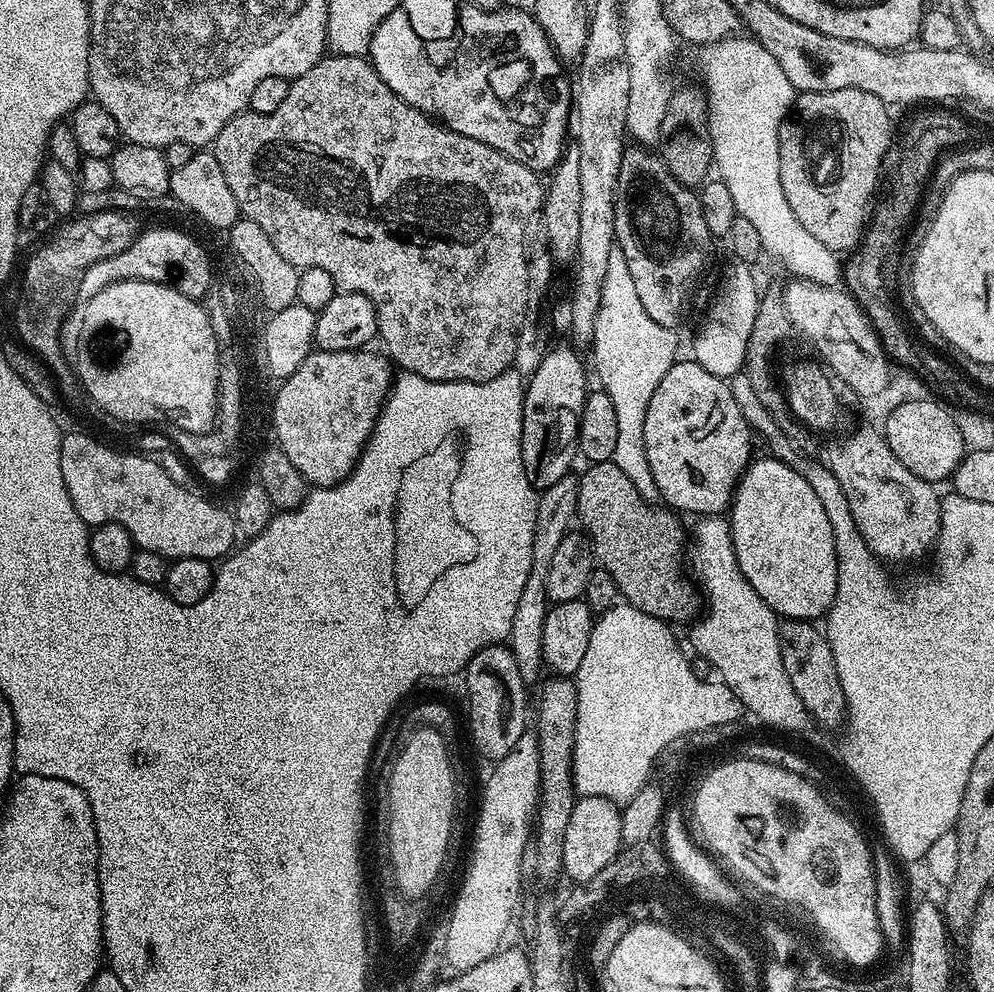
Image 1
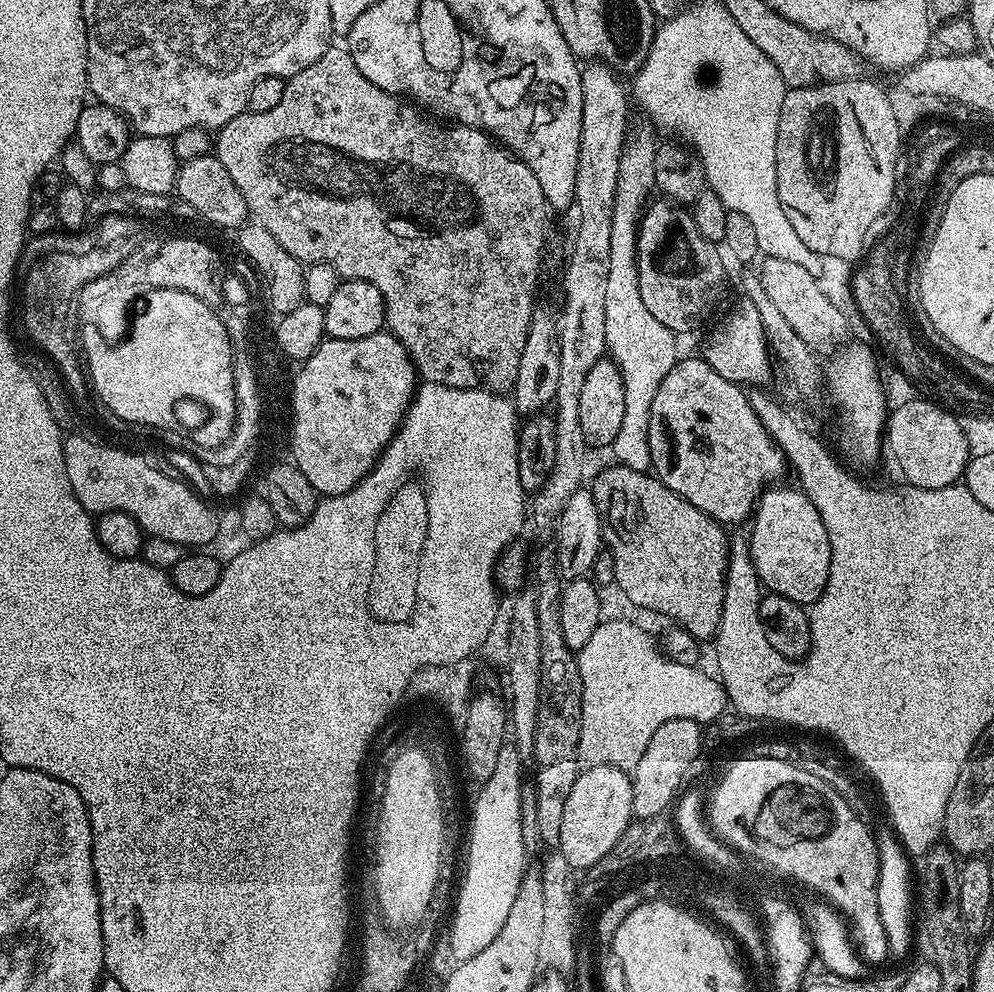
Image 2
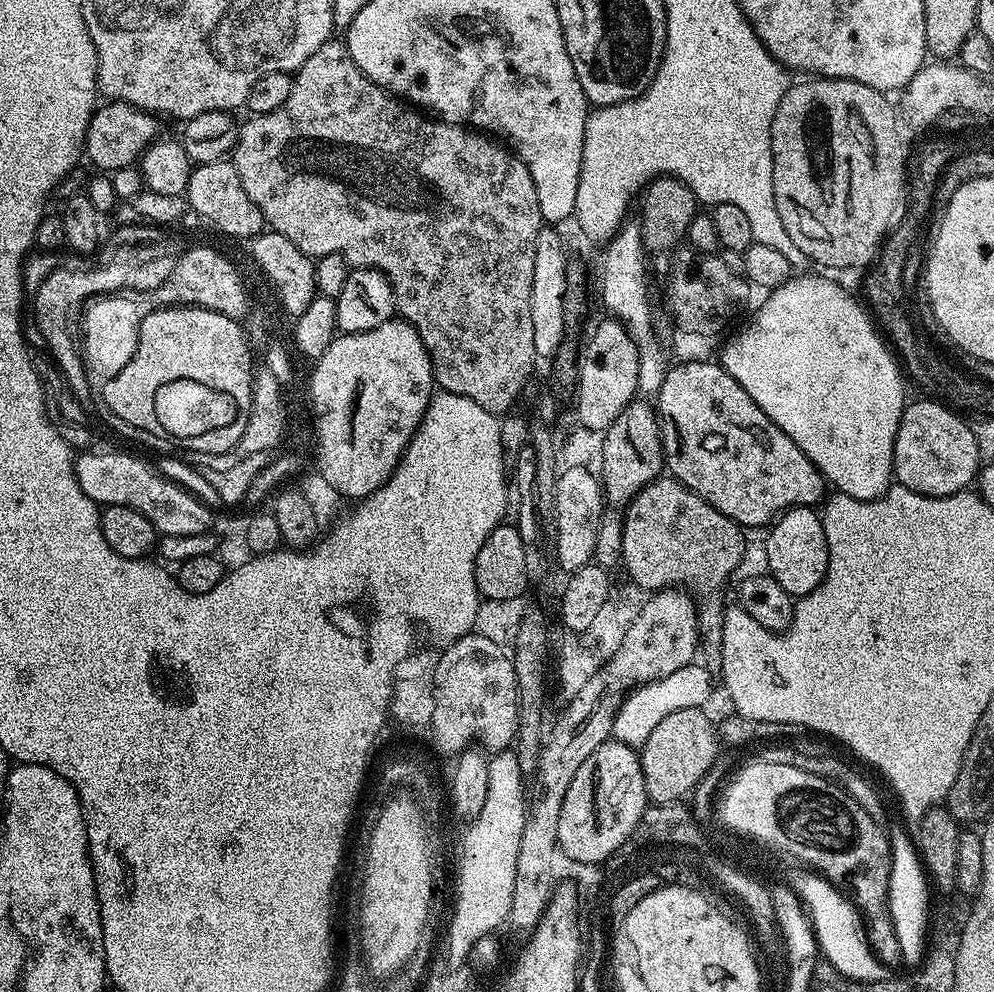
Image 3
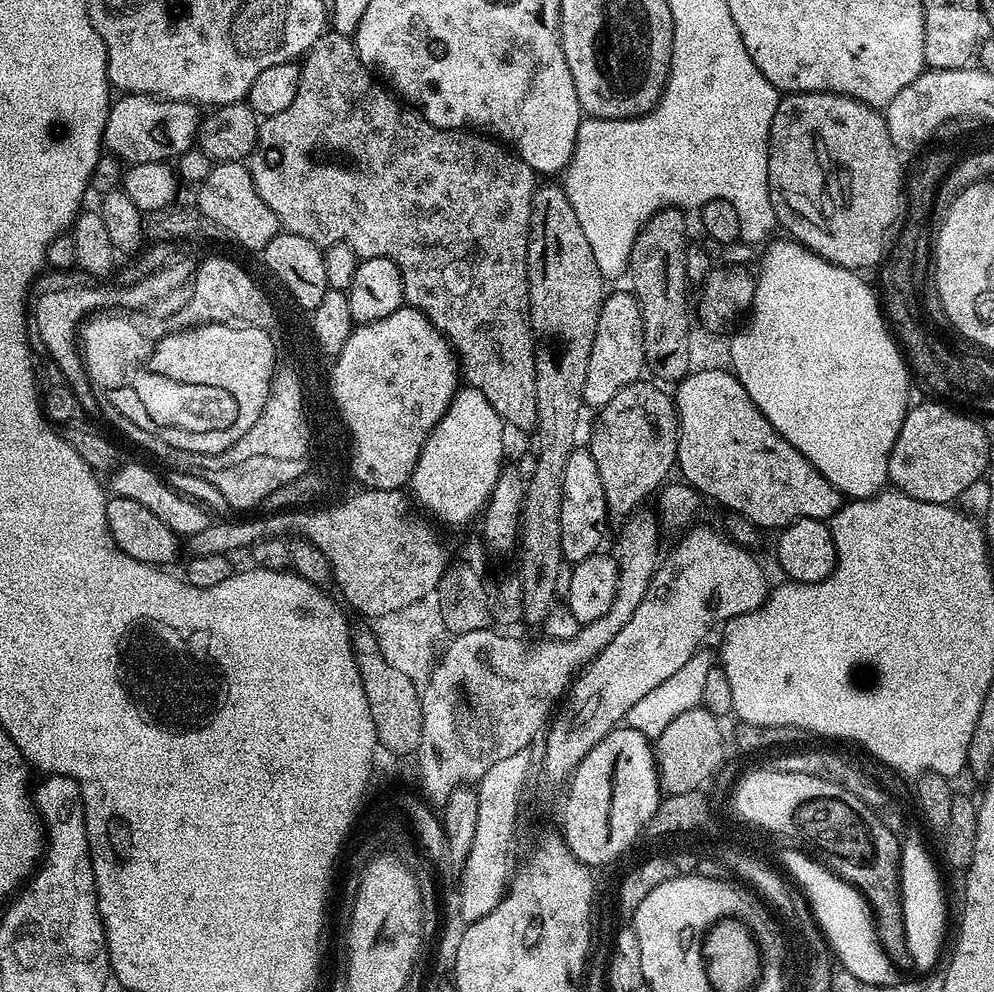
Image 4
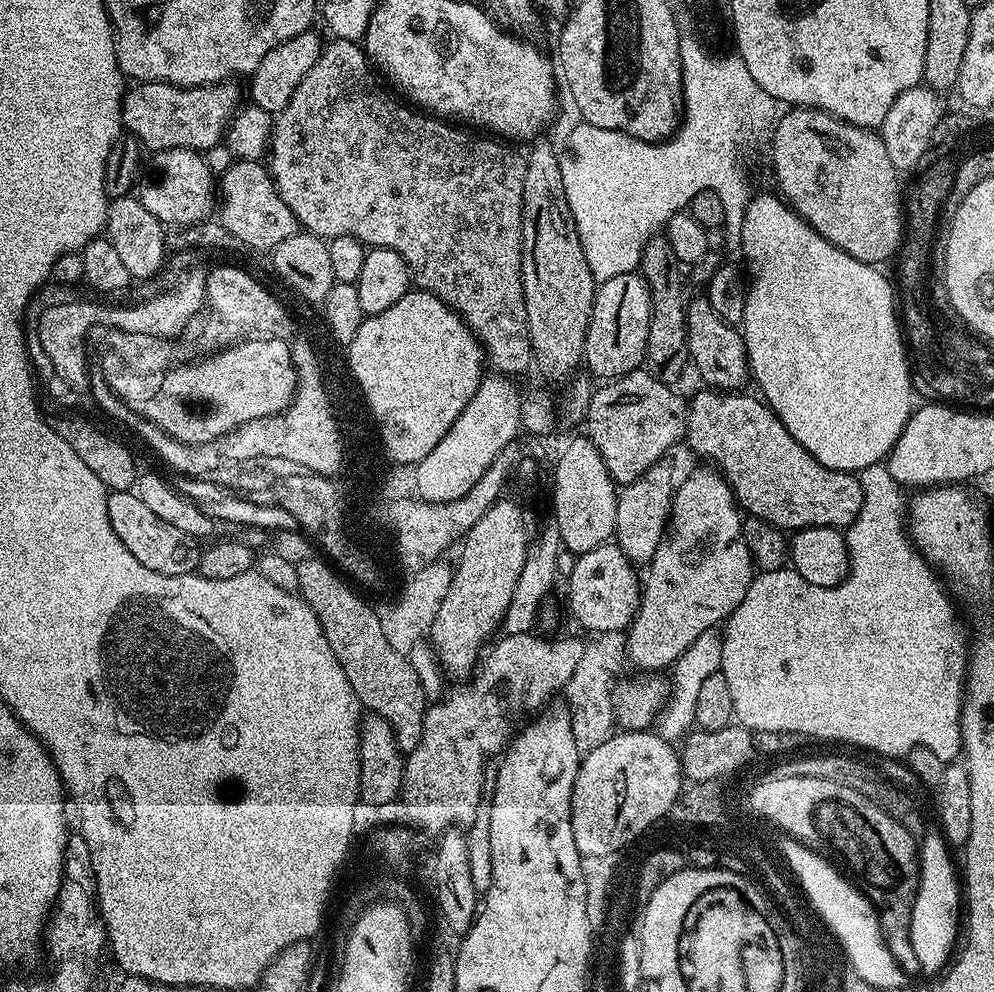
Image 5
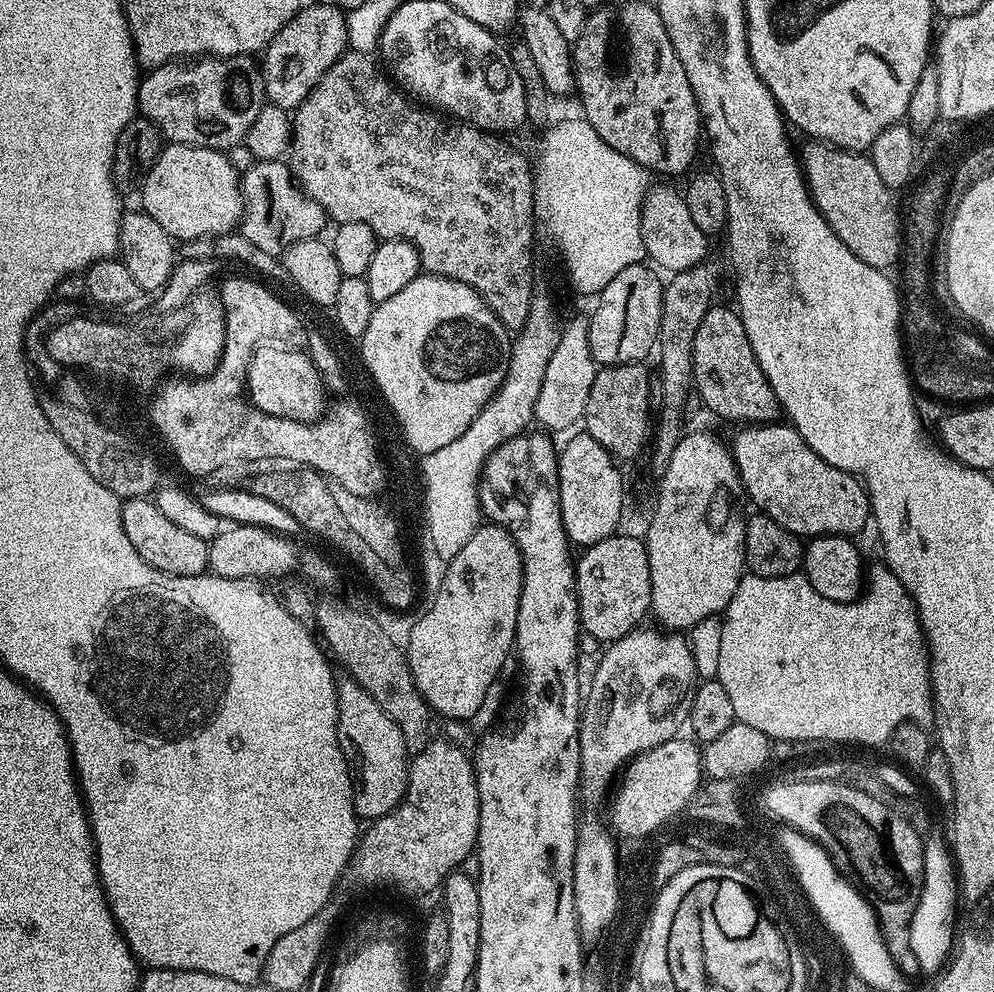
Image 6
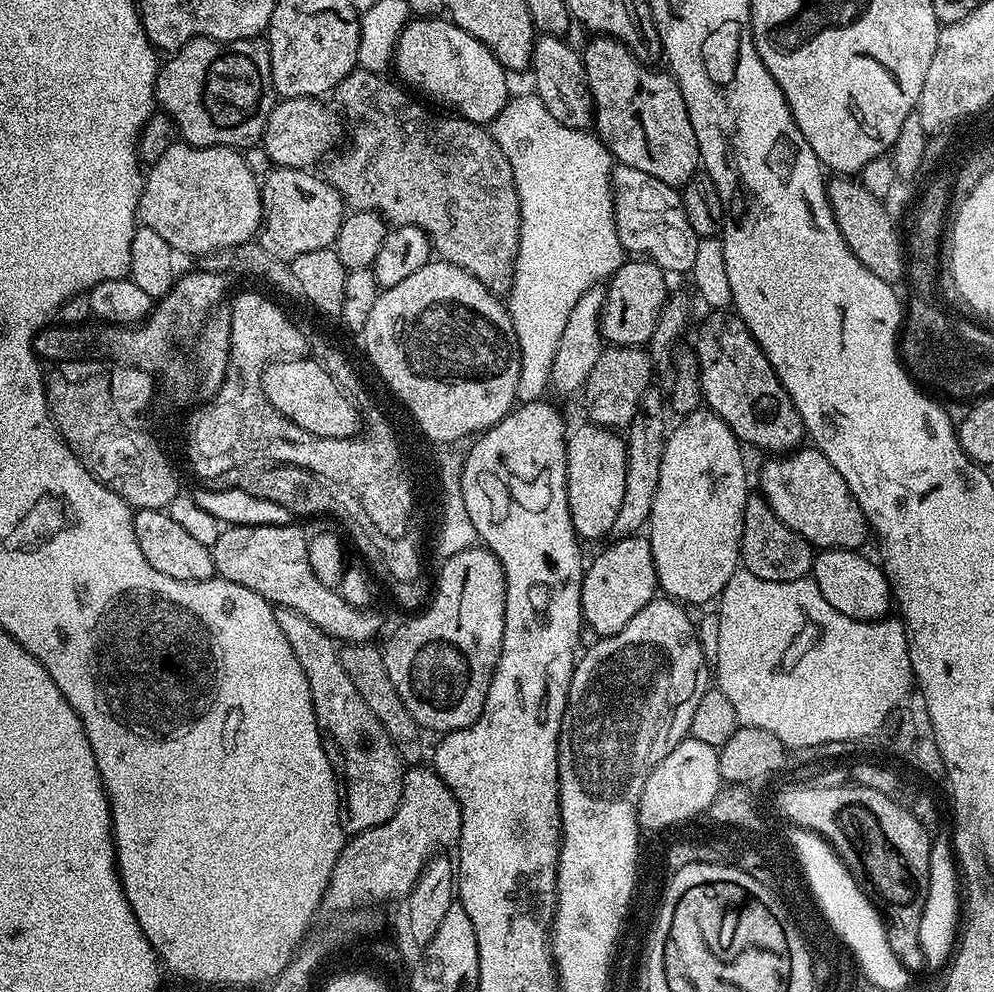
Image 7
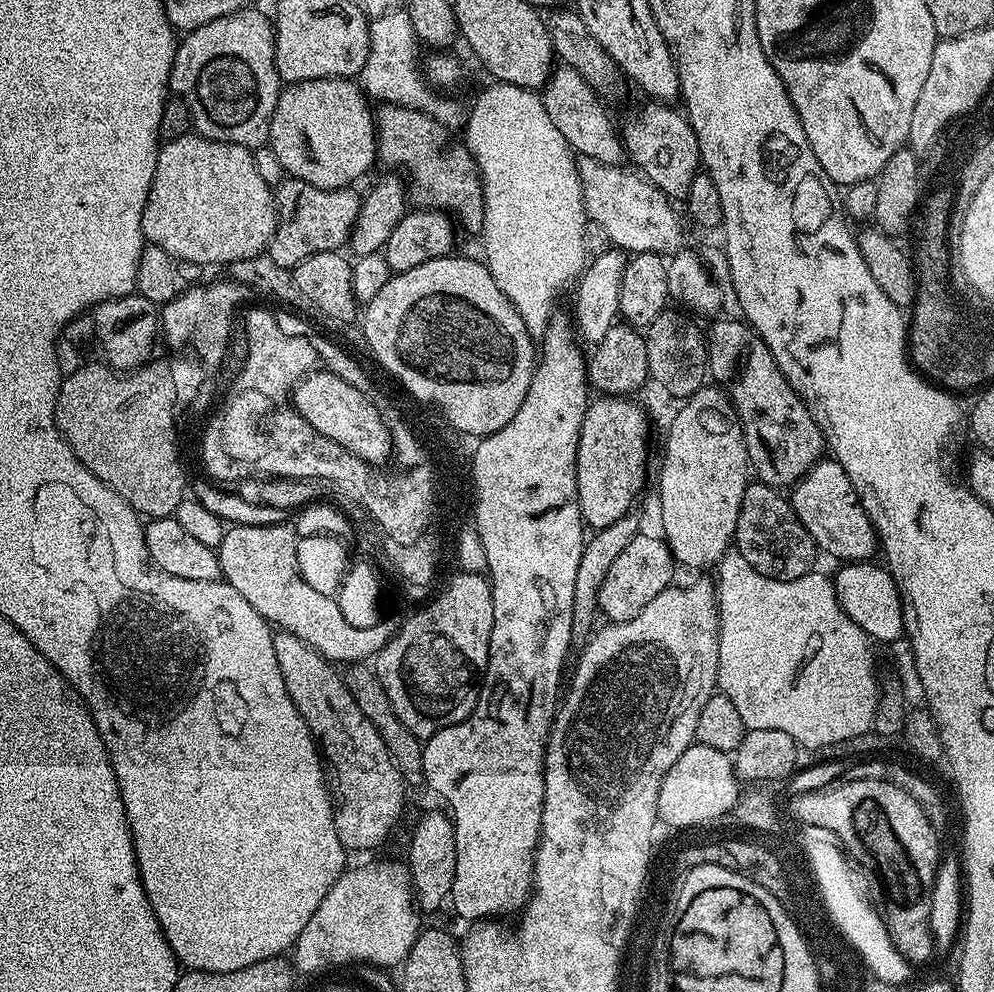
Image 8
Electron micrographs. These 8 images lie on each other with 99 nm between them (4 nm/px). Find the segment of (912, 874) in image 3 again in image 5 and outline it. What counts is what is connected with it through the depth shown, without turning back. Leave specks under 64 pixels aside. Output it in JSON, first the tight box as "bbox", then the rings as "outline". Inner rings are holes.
{"bbox":[911,829,962,974],"outline":[[[927,829],[918,846],[920,862],[919,890],[916,891],[914,913],[911,915],[911,942],[917,955],[920,972],[934,974],[949,965],[958,928],[958,910],[962,908],[962,890],[954,872],[950,848],[943,833]]]}

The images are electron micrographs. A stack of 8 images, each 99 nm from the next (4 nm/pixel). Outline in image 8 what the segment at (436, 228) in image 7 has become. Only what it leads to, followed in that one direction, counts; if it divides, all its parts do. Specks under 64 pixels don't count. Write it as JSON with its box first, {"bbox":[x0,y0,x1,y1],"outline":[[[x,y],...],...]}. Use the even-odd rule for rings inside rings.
{"bbox":[374,103,484,233],"outline":[[[381,103],[375,109],[374,115],[376,117],[376,154],[379,163],[381,165],[384,163],[385,169],[399,170],[403,173],[411,203],[424,210],[447,212],[458,221],[461,229],[464,227],[468,232],[479,233],[484,227],[484,191],[476,159],[470,154],[467,144],[457,137],[456,141],[452,137],[455,135],[449,129],[443,128],[437,120],[430,118],[426,113],[418,112],[413,108]]]}

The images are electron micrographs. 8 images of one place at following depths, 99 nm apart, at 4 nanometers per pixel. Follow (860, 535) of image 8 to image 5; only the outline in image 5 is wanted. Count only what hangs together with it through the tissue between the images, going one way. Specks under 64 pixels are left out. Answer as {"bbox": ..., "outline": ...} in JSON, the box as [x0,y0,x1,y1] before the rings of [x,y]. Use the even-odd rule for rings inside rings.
{"bbox":[686,390,864,530],"outline":[[[703,390],[696,397],[691,397],[688,406],[688,429],[686,435],[686,443],[701,456],[701,461],[707,462],[715,467],[716,471],[724,477],[724,481],[732,488],[732,494],[736,498],[737,505],[748,516],[757,516],[760,520],[770,522],[775,528],[781,530],[799,530],[802,528],[838,528],[847,530],[851,524],[858,518],[858,510],[862,510],[862,498],[864,491],[860,485],[859,475],[843,472],[842,470],[834,470],[830,466],[826,466],[822,462],[818,462],[818,458],[814,458],[810,453],[798,443],[790,434],[790,430],[786,430],[786,426],[780,421],[779,416],[772,413],[771,408],[764,403],[763,399],[757,398],[755,395],[743,396],[743,391],[719,391],[719,390]]]}

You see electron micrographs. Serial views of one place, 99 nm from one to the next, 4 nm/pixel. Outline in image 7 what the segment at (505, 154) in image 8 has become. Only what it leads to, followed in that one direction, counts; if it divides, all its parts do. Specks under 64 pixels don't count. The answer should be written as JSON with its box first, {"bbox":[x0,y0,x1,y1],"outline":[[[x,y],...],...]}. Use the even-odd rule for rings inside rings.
{"bbox":[490,94,626,402],"outline":[[[535,94],[511,97],[504,109],[493,118],[490,131],[502,154],[506,154],[506,162],[510,162],[520,203],[520,241],[512,289],[506,294],[506,307],[514,322],[514,334],[520,347],[520,377],[516,395],[527,402],[539,400],[545,395],[544,391],[549,391],[555,354],[574,304],[588,288],[603,285],[626,262],[612,205],[614,161],[599,136],[581,128],[562,126],[562,122],[553,118]]]}

